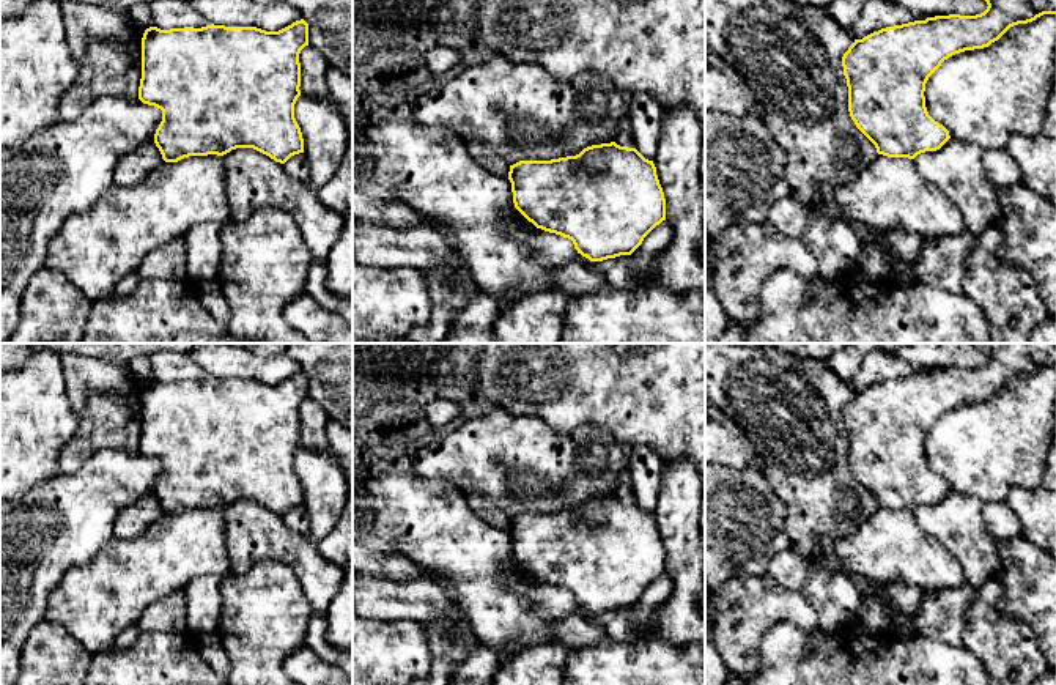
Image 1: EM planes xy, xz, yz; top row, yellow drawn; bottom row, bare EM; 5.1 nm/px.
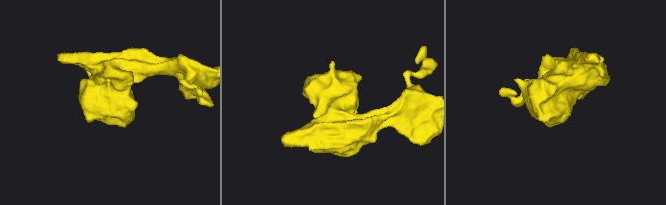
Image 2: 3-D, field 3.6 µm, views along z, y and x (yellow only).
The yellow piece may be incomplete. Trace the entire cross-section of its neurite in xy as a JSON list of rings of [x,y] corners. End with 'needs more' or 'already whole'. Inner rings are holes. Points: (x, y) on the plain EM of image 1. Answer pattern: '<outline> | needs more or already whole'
[[[304,372],[279,384],[214,376],[201,381],[146,381],[138,452],[162,463],[154,487],[162,512],[178,515],[189,509],[223,509],[236,501],[253,501],[285,517],[304,505],[294,457],[301,449],[299,406],[305,398],[308,376]]] | already whole

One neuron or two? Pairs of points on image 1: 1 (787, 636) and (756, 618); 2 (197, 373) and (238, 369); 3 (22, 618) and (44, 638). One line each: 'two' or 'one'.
1: two
2: two
3: two

